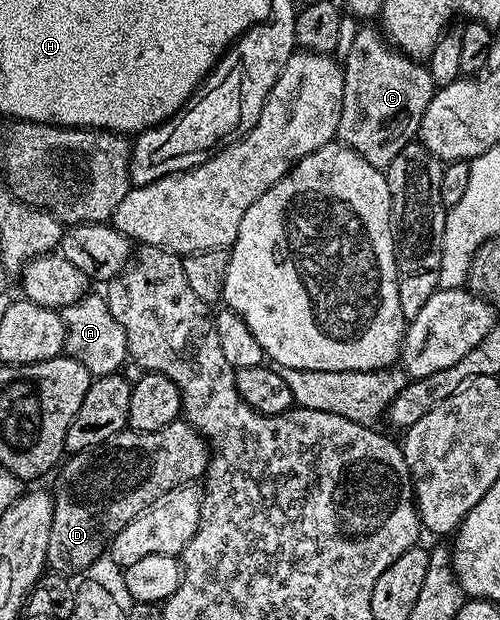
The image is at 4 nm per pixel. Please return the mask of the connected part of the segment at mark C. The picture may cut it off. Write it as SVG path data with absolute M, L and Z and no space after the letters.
M362 24L344 59L342 75L344 100L337 141L360 152L368 164L379 168L390 166L400 148L415 141L420 120L424 120L424 108L434 98L436 87L429 65L391 46L377 25Z

